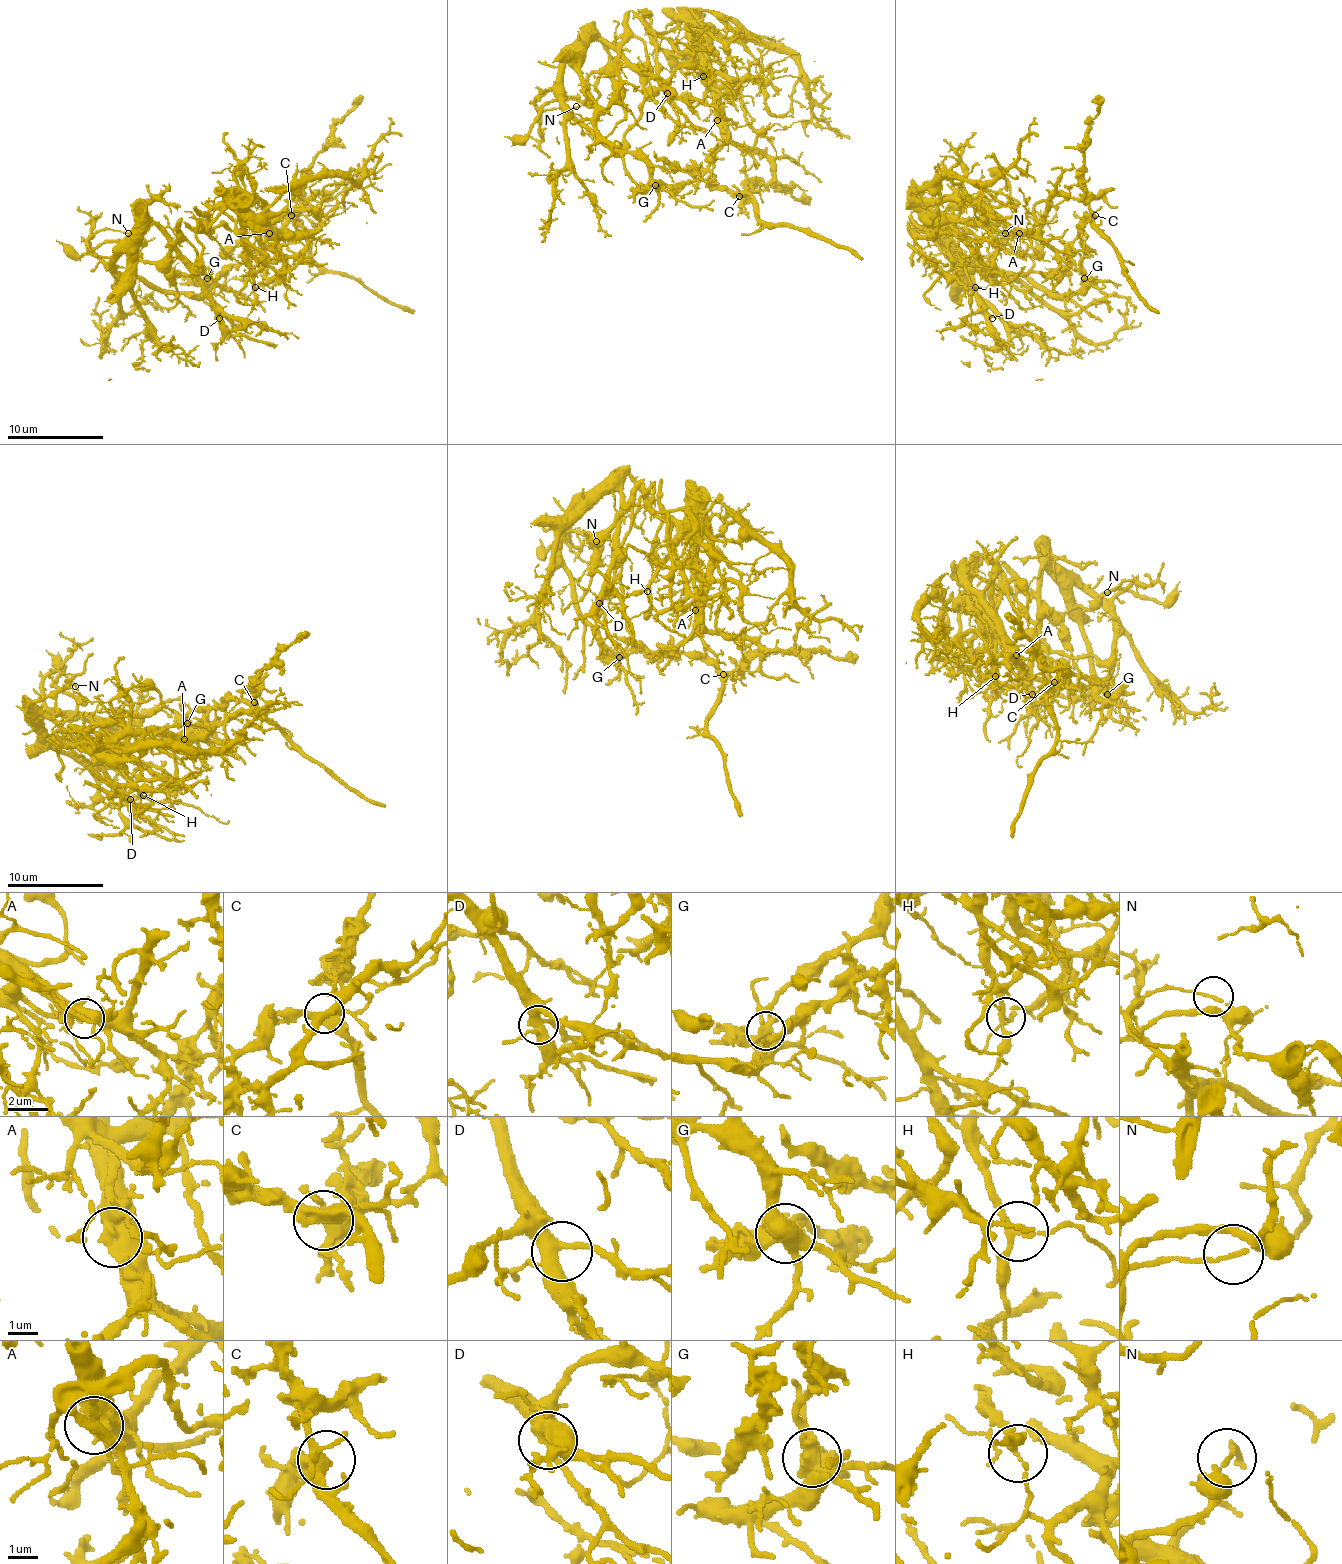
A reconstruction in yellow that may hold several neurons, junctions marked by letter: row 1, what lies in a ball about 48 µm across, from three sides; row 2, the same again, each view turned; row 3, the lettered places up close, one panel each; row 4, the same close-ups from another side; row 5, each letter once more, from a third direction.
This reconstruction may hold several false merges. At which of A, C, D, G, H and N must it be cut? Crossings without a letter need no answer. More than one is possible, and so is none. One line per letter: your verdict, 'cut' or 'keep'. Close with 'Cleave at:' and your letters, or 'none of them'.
A: cut
C: keep
D: keep
G: cut
H: keep
N: cut
Cleave at: A, G, N

